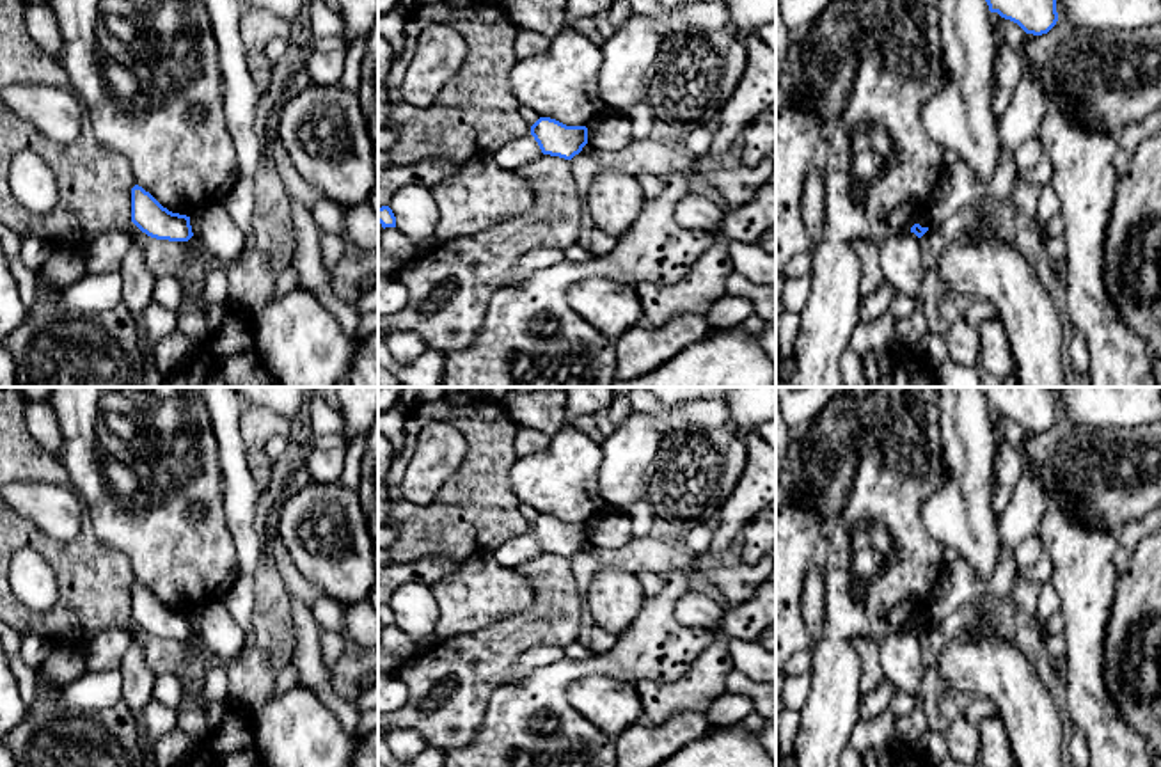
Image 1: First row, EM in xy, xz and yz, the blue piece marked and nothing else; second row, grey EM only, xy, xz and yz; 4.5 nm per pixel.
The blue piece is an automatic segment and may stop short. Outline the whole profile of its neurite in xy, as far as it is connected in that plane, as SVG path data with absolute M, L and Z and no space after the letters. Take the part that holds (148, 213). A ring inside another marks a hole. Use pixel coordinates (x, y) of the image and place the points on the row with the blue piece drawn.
M138 185L131 188L131 222L156 240L188 241L194 236L190 217L169 211Z

